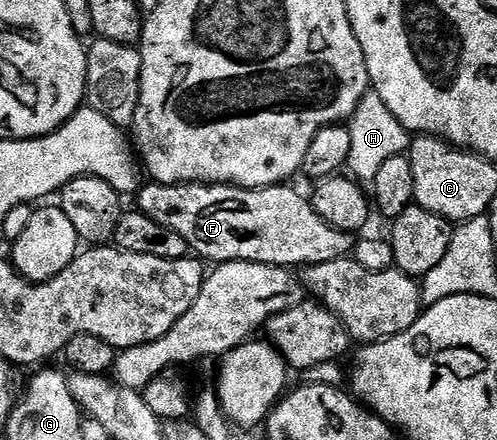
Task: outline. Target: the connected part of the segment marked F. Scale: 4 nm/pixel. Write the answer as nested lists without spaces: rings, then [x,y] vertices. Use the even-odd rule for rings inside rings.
[[[146,182],[135,196],[136,210],[142,211],[151,221],[175,229],[183,241],[187,241],[190,252],[210,264],[230,263],[231,261],[251,261],[266,263],[276,267],[304,269],[319,265],[323,261],[335,261],[348,256],[355,246],[352,234],[327,225],[313,208],[312,202],[305,199],[289,185],[276,187],[231,187],[228,185],[206,185],[203,183],[155,183]]]

